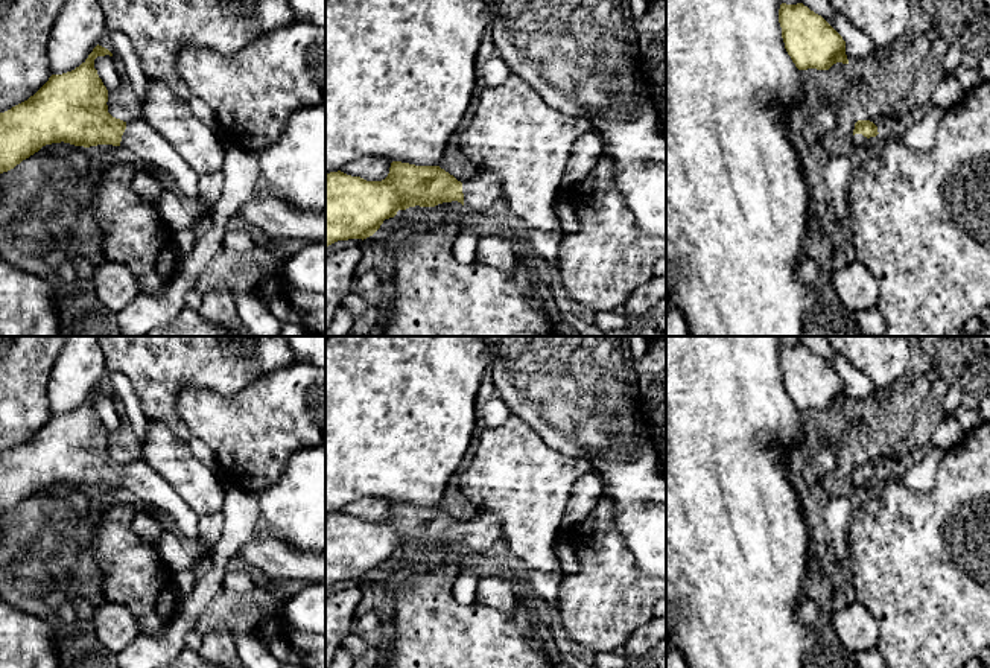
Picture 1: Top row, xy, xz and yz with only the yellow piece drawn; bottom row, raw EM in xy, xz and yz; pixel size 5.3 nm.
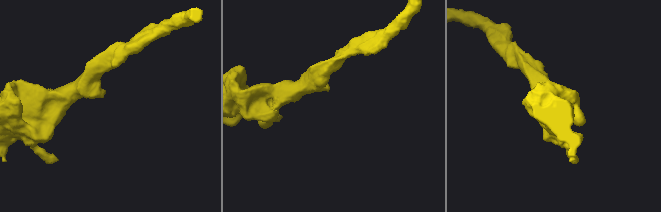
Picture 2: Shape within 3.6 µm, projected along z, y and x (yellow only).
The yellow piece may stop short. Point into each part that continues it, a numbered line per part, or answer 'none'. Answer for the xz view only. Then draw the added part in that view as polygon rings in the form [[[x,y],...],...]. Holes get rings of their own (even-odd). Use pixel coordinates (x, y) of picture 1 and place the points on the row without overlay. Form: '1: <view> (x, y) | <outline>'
1: xz (481, 533) | [[[479,511],[471,520],[462,523],[464,551],[479,558],[497,542],[503,540],[502,522],[491,513]]]

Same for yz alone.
1: yz (859, 483) | [[[855,475],[855,476],[853,476],[853,485],[855,485],[855,488],[864,490],[864,491],[867,491],[867,493],[868,493],[870,484],[871,484],[873,481],[874,481],[874,478],[867,479],[867,478],[864,478],[862,475]]]

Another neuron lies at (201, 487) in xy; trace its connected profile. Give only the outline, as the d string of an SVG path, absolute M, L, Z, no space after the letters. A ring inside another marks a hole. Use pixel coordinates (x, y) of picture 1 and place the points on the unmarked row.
M148 420L140 458L161 475L199 517L222 510L227 488L221 472L198 461L167 426Z

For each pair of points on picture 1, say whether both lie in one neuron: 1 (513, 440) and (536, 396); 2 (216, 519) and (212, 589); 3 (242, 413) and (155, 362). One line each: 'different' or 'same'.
1: different
2: different
3: different

